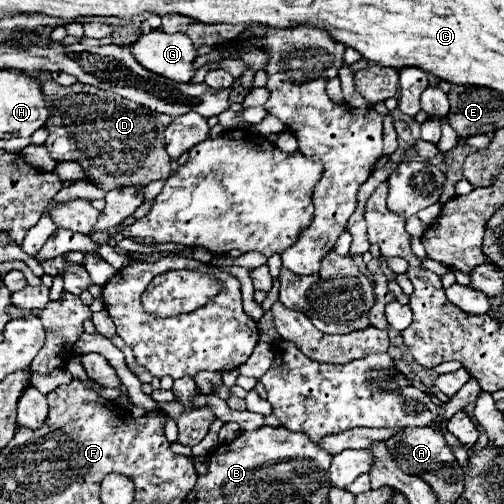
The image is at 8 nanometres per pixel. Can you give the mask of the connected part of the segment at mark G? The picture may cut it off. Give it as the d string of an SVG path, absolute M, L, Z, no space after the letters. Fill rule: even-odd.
M153 30L131 44L131 52L143 68L177 84L189 84L197 72L193 68L197 48L185 34L165 34L163 30Z

